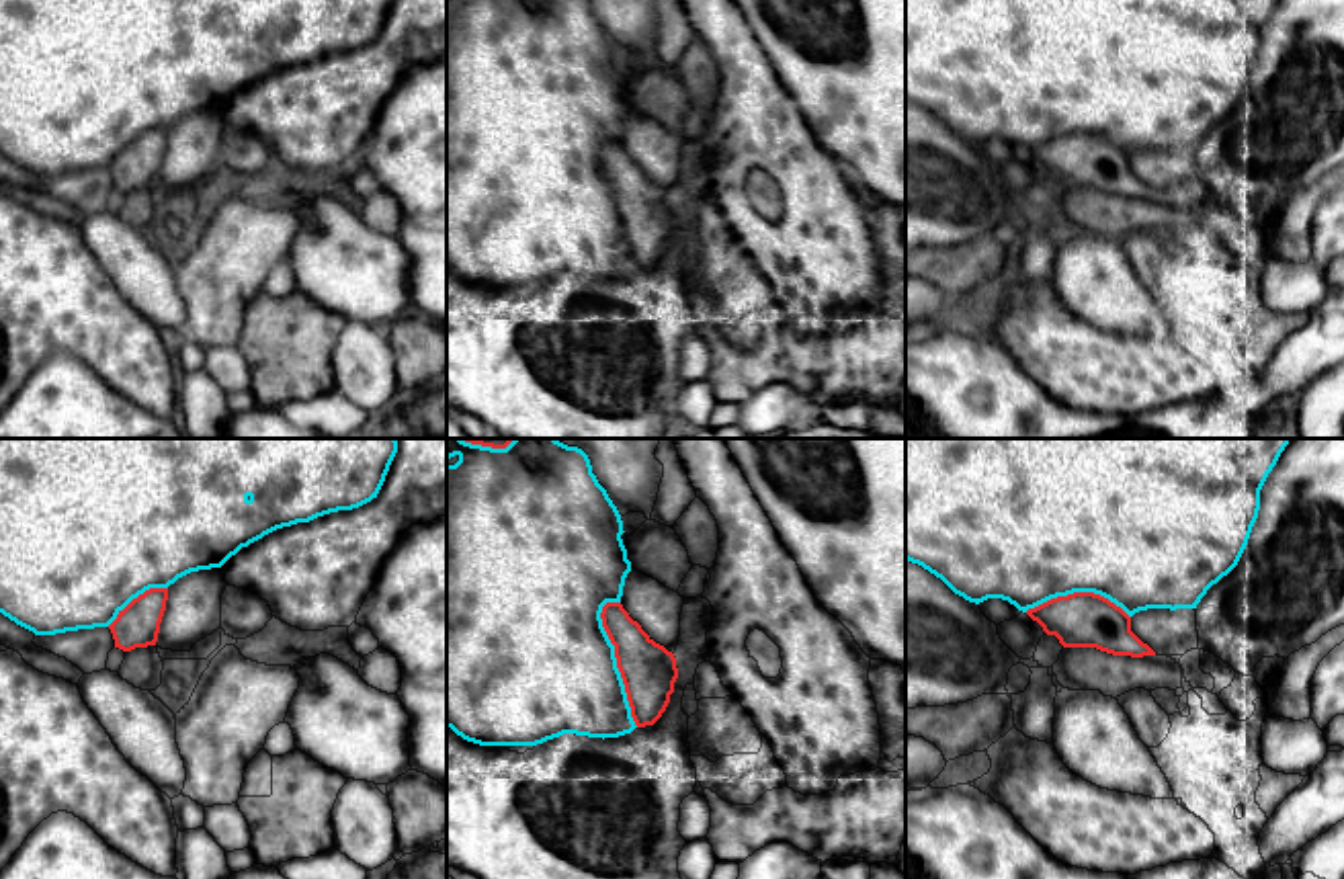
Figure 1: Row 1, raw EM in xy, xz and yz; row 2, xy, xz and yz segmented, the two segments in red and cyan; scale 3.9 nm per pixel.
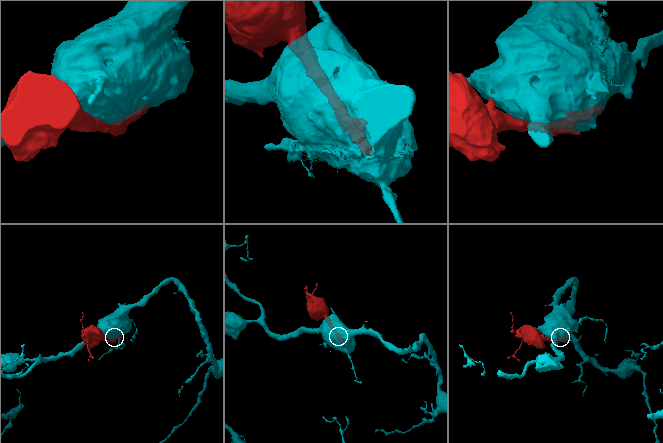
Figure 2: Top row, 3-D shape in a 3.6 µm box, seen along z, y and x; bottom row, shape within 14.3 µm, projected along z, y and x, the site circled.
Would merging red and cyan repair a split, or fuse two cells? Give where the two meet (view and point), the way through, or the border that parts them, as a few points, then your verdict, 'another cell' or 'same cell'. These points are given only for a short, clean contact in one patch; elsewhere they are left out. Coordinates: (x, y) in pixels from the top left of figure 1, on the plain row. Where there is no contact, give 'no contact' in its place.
xz (617, 205) | same cell

